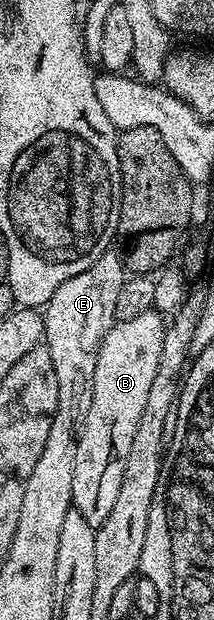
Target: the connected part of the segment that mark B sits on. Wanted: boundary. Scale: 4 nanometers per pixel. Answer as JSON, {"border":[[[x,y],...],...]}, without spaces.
{"border":[[[153,309],[134,317],[131,321],[118,321],[106,333],[102,349],[98,349],[98,366],[94,368],[94,397],[90,413],[82,425],[78,441],[78,457],[74,457],[74,489],[72,505],[86,522],[100,528],[110,517],[118,489],[122,485],[122,473],[126,473],[126,460],[138,421],[146,409],[146,397],[154,373],[158,373],[158,360],[162,357],[162,337],[166,326],[165,316]]]}

